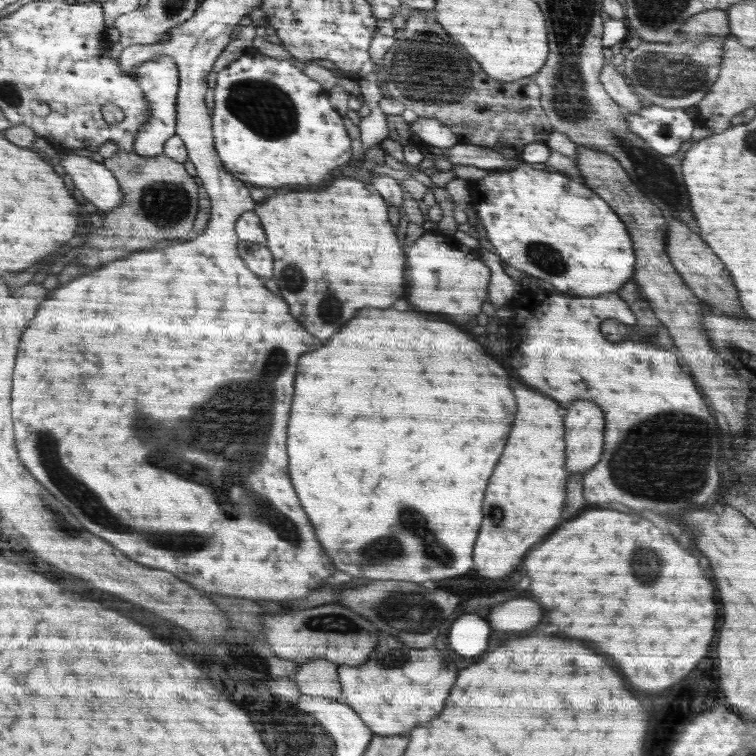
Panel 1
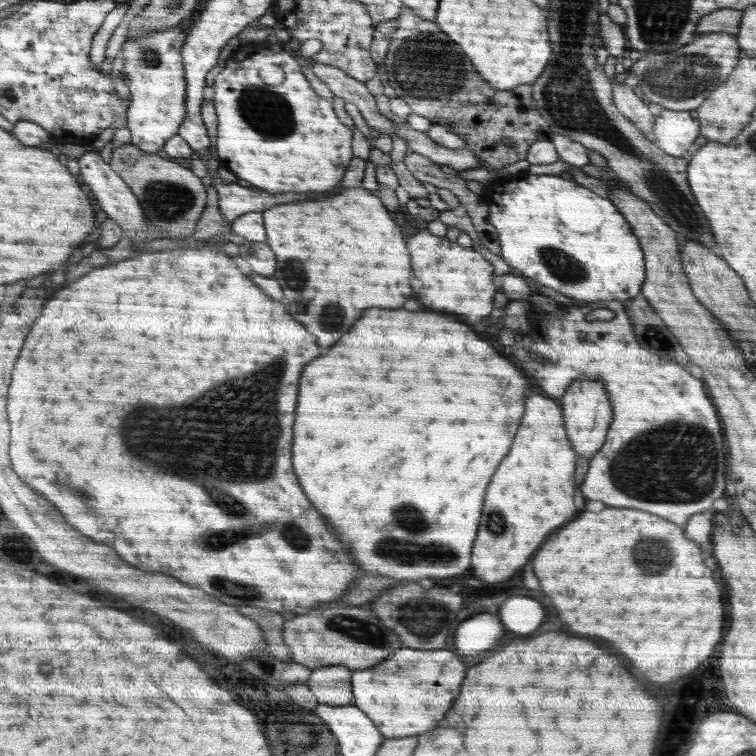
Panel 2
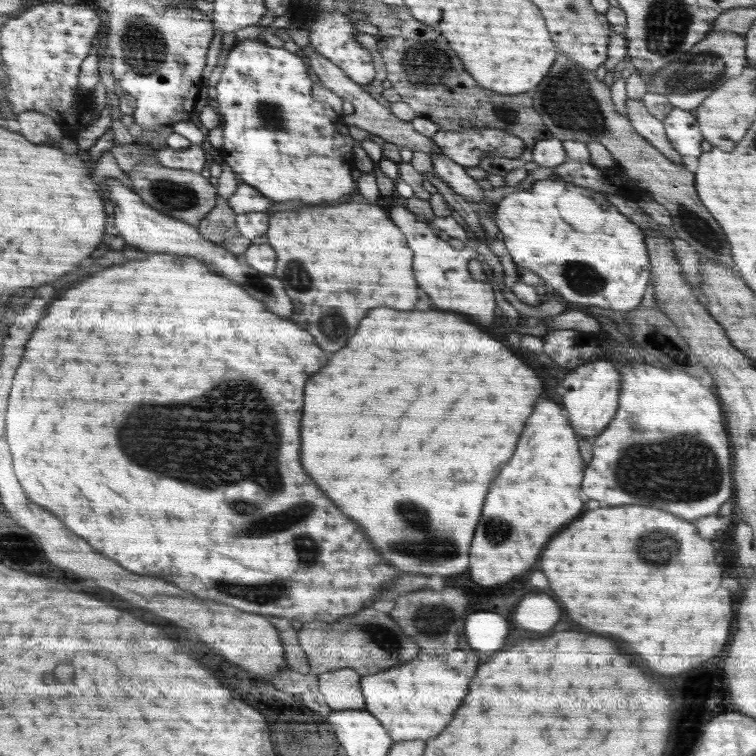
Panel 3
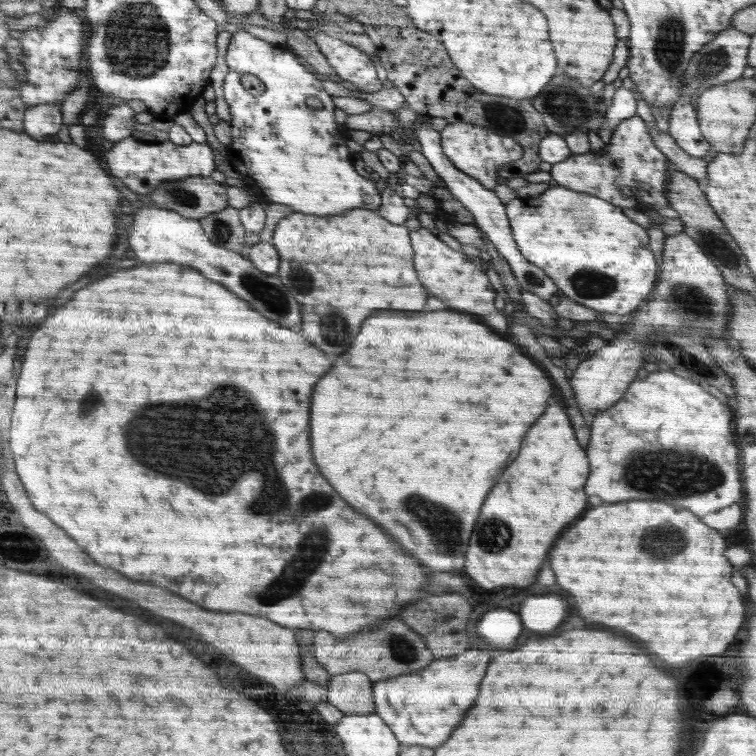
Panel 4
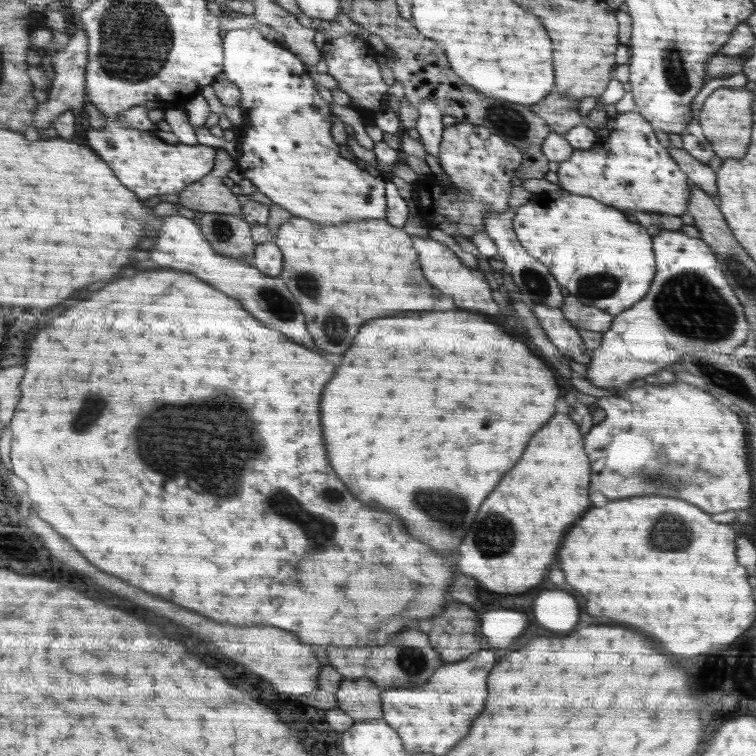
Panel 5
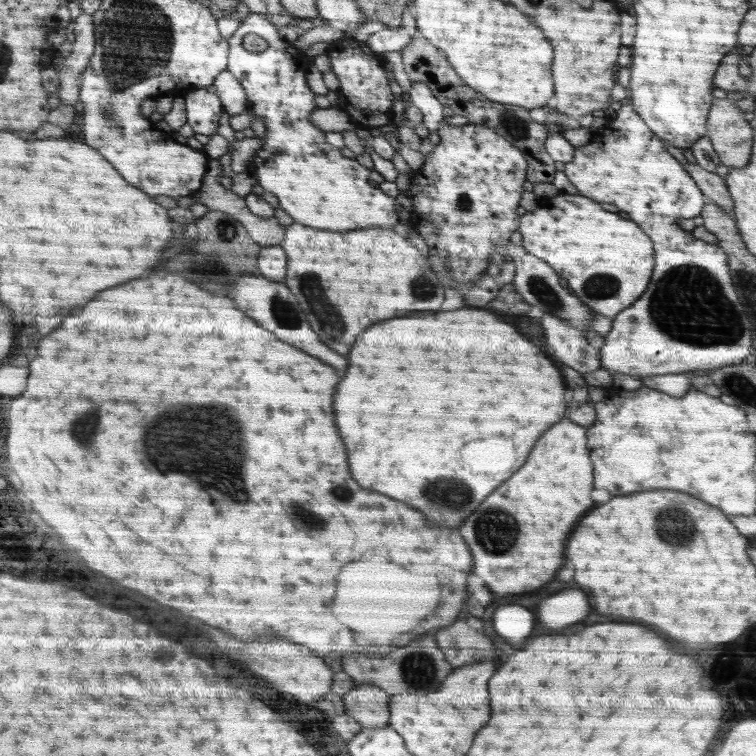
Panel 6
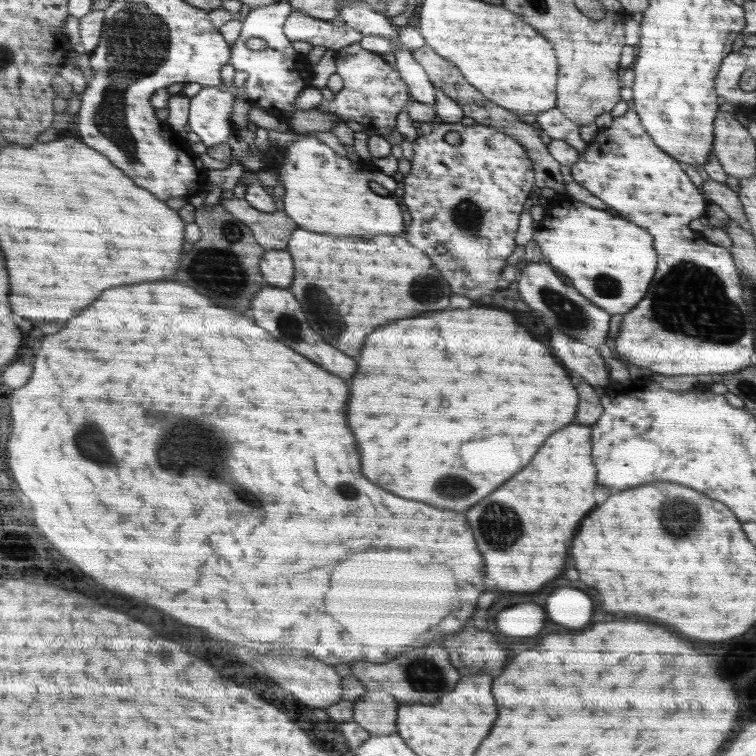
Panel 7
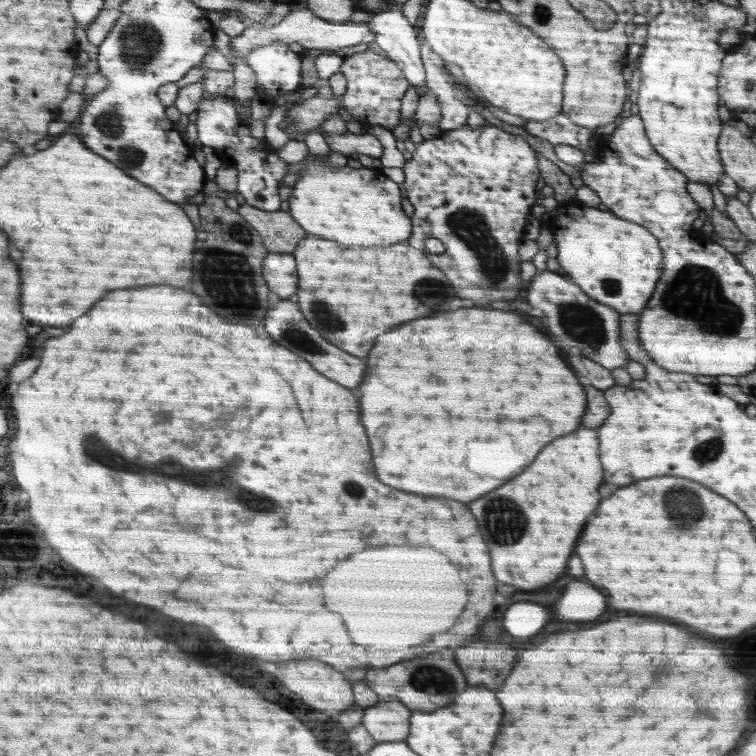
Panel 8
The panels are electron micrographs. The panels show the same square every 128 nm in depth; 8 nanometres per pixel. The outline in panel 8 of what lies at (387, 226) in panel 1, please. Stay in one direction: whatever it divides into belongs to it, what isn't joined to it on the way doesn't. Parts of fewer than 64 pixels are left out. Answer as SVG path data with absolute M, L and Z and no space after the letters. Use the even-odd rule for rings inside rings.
M306 236L296 248L296 268L300 276L300 292L296 292L296 302L308 320L312 320L312 328L320 328L332 344L344 348L344 352L352 352L352 356L366 358L372 350L376 336L396 328L408 320L426 318L438 312L448 312L454 296L454 289L446 280L447 275L428 260L424 251L400 242L388 248L362 248L362 246L344 246L332 240L324 240L318 236Z

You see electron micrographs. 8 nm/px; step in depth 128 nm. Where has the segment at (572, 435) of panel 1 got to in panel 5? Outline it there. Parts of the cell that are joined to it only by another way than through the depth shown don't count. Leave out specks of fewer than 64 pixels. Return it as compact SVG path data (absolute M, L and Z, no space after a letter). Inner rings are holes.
M661 230L654 237L654 252L656 252L656 267L658 268L658 273L654 275L652 279L652 286L650 286L649 291L646 296L633 304L630 309L624 311L620 315L616 315L610 328L603 333L601 344L597 349L593 350L593 355L591 358L591 363L587 365L587 377L594 386L598 388L625 388L629 387L635 380L640 378L646 378L666 366L672 366L672 364L678 364L680 360L683 360L685 354L691 354L691 352L717 352L718 354L728 354L732 355L735 348L742 346L744 343L749 342L750 337L750 324L747 322L746 313L742 310L743 305L739 303L739 297L734 294L734 290L730 285L730 282L726 282L726 271L722 268L722 263L714 250L710 247L707 241L702 239L692 238L681 230Z

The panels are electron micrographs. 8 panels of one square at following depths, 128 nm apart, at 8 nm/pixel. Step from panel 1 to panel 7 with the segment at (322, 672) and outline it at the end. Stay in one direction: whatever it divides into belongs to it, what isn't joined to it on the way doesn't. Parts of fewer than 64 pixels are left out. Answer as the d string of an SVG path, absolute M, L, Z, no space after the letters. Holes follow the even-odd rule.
M382 689L376 692L367 691L353 705L353 721L370 735L397 734L400 703L392 693Z

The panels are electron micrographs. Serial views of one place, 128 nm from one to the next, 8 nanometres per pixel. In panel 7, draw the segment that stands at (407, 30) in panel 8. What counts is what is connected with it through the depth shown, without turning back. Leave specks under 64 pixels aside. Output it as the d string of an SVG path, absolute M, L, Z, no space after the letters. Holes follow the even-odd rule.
M363 1L340 4L340 18L346 28L354 28L363 35L383 36L388 40L395 40L400 33L400 27L392 26L391 18L374 12L371 6ZM402 47L394 52L396 56L396 67L400 69L402 77L408 85L411 100L422 101L434 109L436 88L430 82L424 67L420 66L412 58L413 51L412 49Z

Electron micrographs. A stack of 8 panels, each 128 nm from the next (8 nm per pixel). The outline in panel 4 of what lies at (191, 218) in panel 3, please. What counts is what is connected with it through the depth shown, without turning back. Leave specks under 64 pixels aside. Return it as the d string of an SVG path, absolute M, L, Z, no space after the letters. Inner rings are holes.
M211 177L167 180L155 186L149 195L157 207L199 220L229 206L224 186Z

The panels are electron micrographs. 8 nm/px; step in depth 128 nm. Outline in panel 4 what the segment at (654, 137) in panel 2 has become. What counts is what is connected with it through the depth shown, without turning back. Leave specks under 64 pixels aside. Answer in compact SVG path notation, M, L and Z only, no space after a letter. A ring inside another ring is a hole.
M680 97L671 107L668 135L689 155L701 158L708 152L710 144L704 140L698 128L696 108L691 98Z

